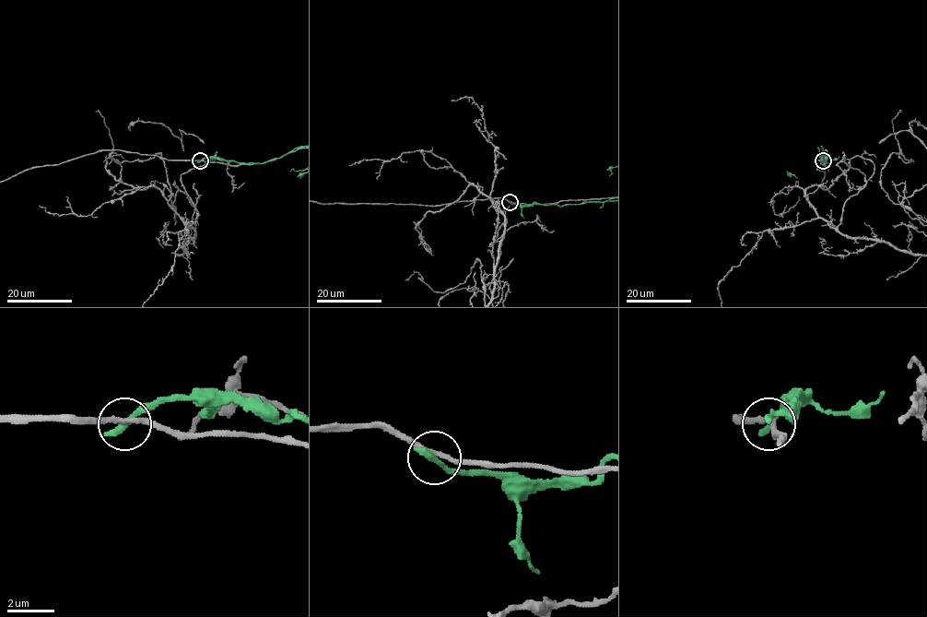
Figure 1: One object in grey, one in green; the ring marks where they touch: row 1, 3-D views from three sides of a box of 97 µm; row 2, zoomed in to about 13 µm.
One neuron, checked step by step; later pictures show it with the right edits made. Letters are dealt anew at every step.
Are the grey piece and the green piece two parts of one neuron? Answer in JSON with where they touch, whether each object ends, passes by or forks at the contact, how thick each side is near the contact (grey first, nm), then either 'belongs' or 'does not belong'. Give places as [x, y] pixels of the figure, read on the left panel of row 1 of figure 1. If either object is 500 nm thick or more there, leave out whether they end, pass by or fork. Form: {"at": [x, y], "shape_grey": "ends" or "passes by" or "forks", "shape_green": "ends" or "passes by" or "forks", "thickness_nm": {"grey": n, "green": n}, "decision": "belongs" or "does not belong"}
{"at": [200, 160], "shape_grey": "passes by", "shape_green": "ends", "thickness_nm": {"grey": 200, "green": 320}, "decision": "does not belong"}

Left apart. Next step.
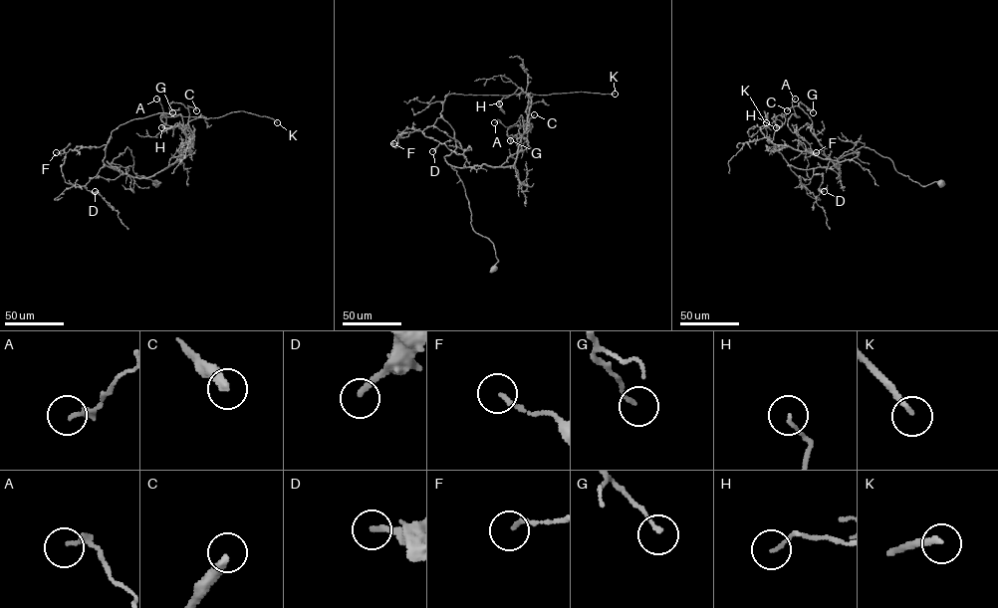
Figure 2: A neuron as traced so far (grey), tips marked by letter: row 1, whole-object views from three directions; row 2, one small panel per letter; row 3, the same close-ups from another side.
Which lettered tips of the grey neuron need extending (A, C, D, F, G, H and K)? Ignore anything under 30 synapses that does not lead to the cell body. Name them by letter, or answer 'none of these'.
C, D, K

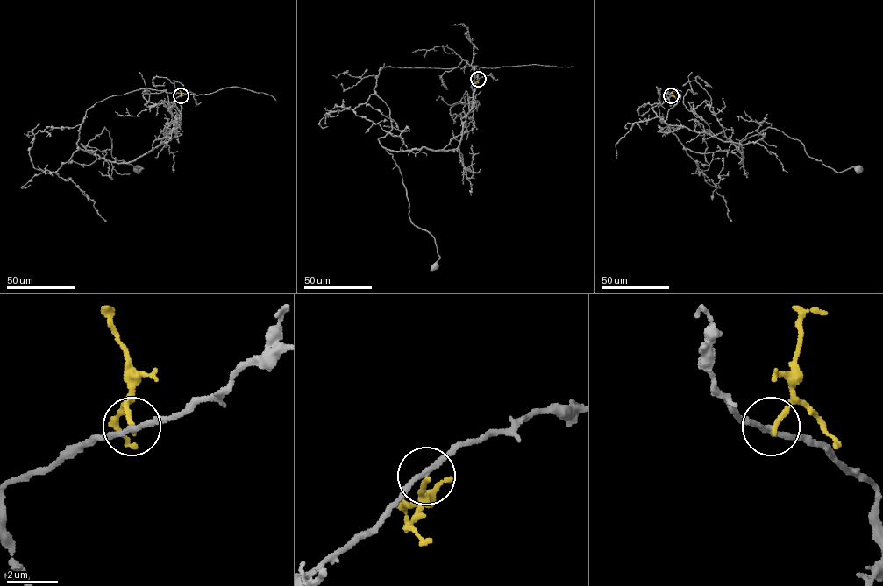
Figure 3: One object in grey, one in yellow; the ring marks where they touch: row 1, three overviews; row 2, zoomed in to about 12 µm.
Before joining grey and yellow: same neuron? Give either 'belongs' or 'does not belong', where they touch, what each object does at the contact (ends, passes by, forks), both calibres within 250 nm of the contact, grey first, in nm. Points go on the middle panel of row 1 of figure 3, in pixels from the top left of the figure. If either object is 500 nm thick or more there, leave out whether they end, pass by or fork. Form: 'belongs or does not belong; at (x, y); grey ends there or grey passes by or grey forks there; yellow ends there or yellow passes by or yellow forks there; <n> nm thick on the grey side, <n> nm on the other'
does not belong; at (478, 79); grey passes by; yellow ends there; 190 nm thick on the grey side, 200 nm on the other

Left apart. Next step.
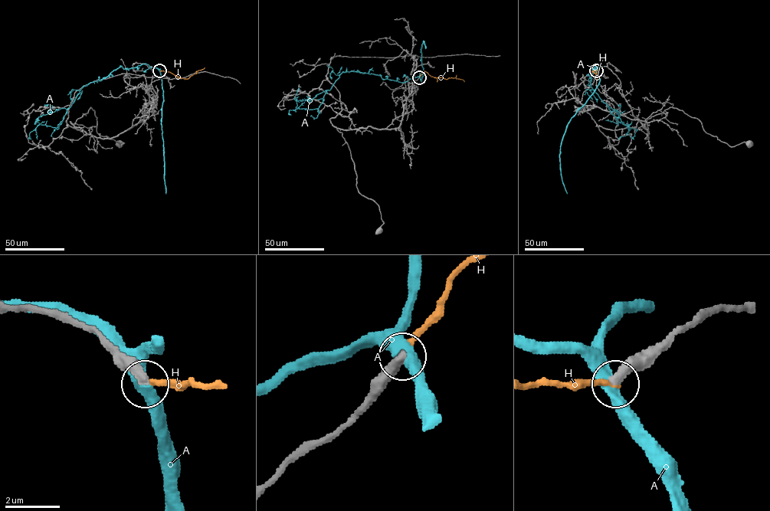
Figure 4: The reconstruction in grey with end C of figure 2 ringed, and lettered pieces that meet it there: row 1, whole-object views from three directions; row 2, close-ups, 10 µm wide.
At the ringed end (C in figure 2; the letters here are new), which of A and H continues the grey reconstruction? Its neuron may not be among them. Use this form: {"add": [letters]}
{"add": ["H"]}

